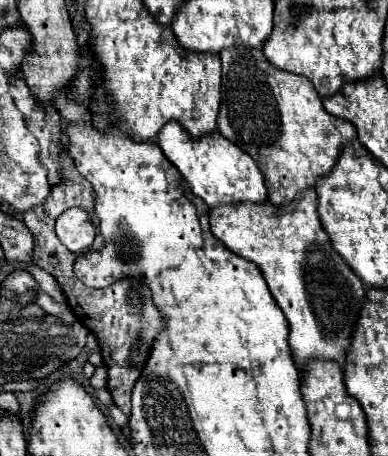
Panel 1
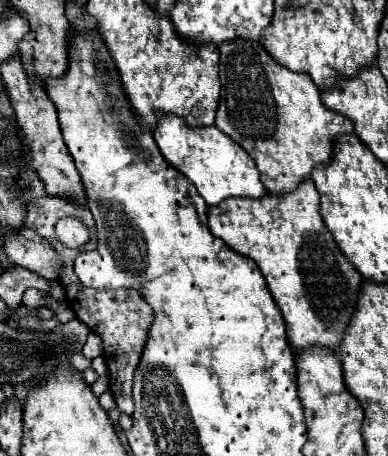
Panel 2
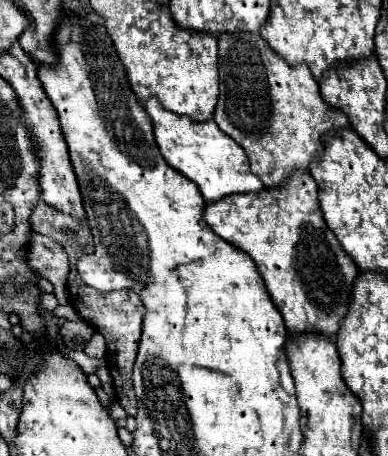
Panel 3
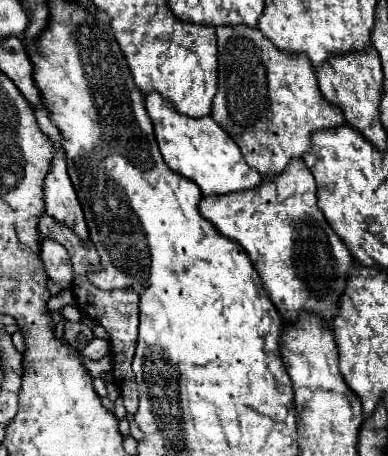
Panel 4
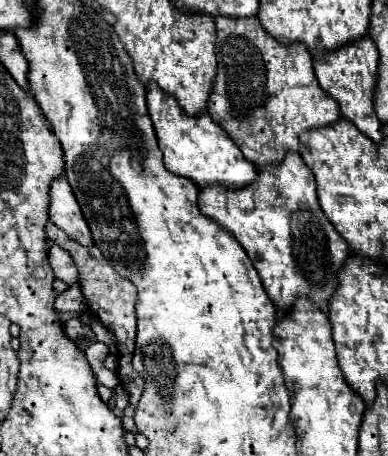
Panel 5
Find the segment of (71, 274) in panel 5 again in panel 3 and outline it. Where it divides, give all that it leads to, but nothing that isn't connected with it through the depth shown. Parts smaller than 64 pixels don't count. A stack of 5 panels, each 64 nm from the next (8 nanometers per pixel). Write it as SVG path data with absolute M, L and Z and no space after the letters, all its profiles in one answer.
M32 234L28 264L36 274L40 274L48 282L52 282L58 302L66 304L68 302L66 280L68 280L68 272L70 272L70 262L68 262L66 250L48 236Z

